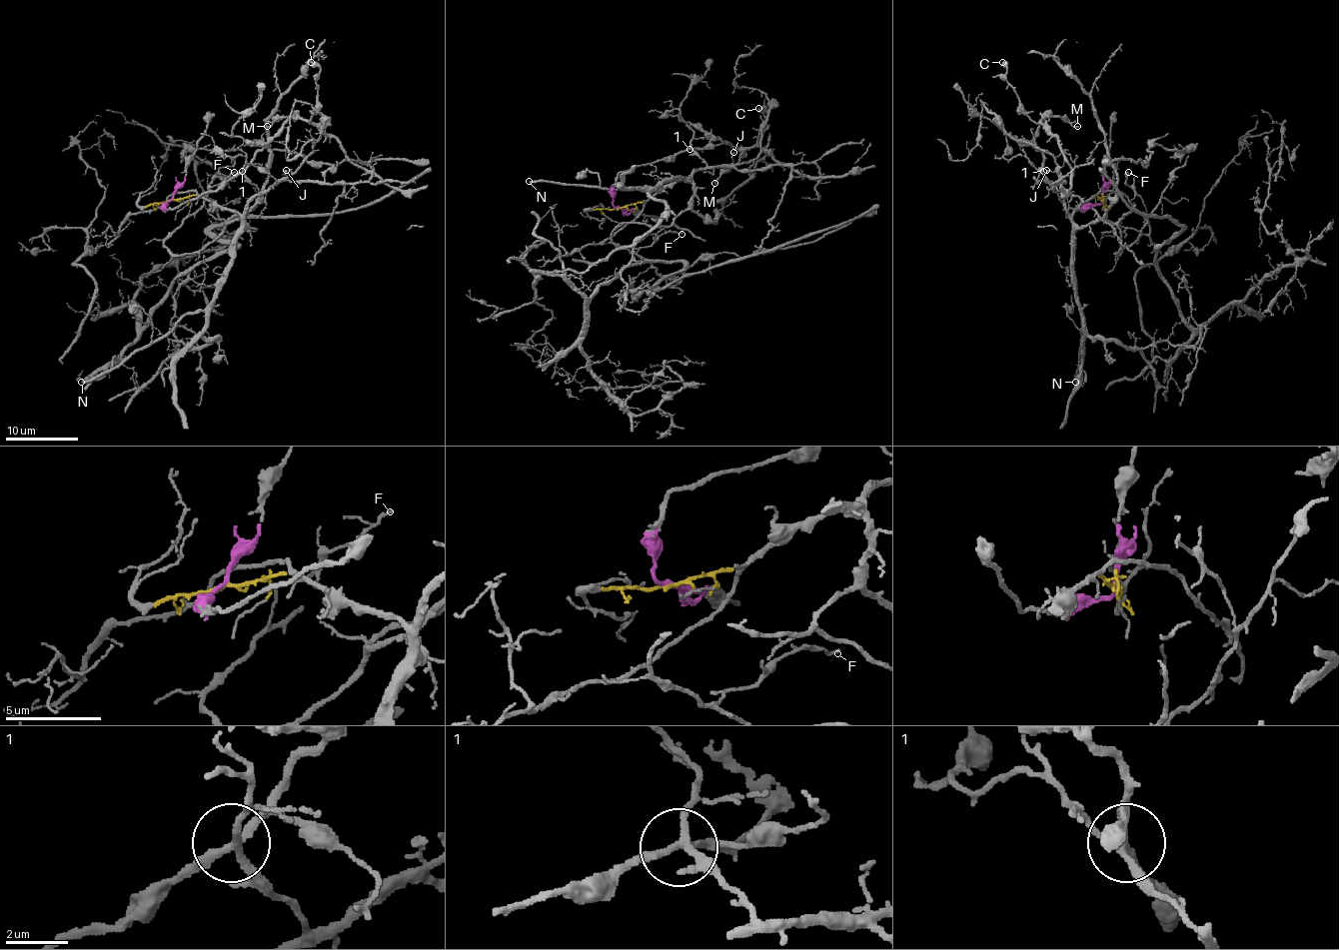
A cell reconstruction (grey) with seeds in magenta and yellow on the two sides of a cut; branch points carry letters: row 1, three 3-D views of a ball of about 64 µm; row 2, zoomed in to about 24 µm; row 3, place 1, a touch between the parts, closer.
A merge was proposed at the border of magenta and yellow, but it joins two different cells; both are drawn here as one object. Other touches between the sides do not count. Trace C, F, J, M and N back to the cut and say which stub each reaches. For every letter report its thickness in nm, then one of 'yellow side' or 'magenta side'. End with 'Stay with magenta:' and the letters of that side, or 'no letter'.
C: 440 nm thick; magenta side
F: 170 nm thick; yellow side
J: 140 nm thick; yellow side
M: 150 nm thick; magenta side
N: 220 nm thick; yellow side
Stay with magenta: C, M

